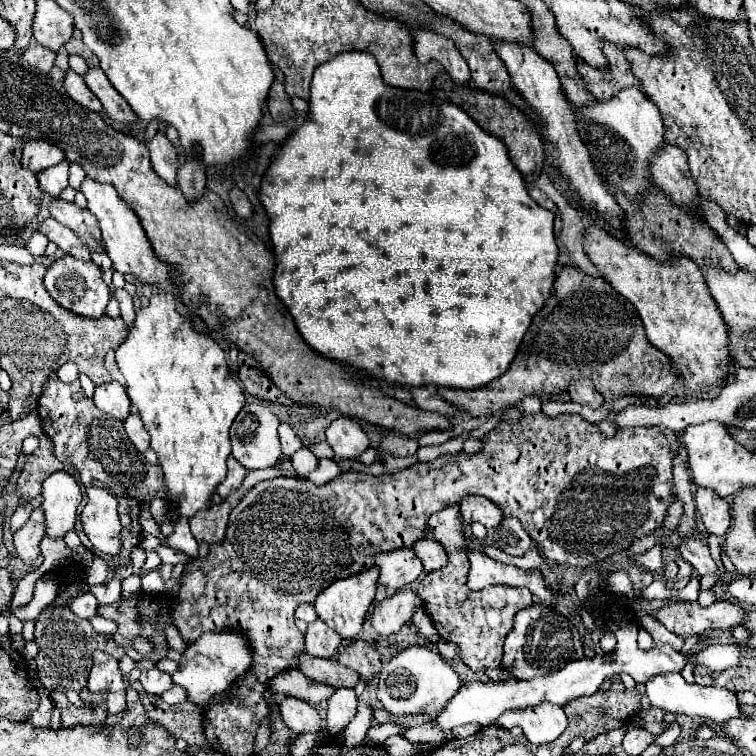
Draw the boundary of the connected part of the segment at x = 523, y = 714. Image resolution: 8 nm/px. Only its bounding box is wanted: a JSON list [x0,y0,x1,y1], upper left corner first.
[497,702,567,746]

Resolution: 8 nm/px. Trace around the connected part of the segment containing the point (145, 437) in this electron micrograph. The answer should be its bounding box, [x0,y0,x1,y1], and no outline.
[125,414,149,452]

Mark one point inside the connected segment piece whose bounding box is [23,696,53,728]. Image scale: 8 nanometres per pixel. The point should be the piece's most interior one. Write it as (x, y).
(41, 716)

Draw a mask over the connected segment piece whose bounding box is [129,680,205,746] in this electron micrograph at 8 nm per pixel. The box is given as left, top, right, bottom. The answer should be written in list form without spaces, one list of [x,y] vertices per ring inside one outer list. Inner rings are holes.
[[[129,680],[129,686],[141,694],[141,702],[151,722],[163,726],[167,732],[171,732],[175,738],[185,740],[189,746],[201,746],[205,742],[201,724],[203,718],[199,718],[199,710],[191,706],[191,702],[171,706],[159,698],[145,694],[139,680]]]

